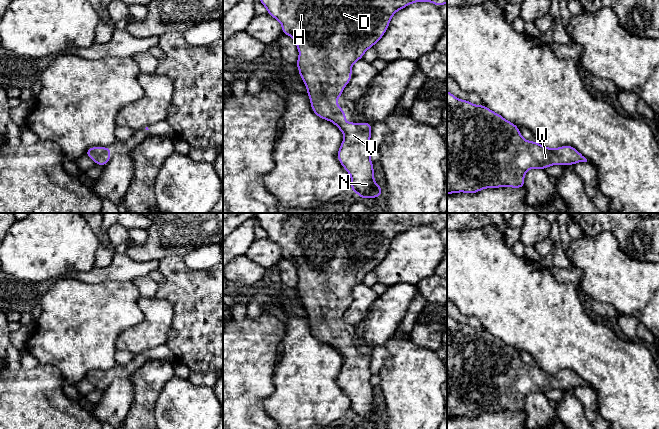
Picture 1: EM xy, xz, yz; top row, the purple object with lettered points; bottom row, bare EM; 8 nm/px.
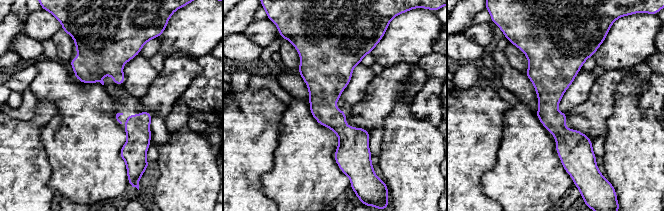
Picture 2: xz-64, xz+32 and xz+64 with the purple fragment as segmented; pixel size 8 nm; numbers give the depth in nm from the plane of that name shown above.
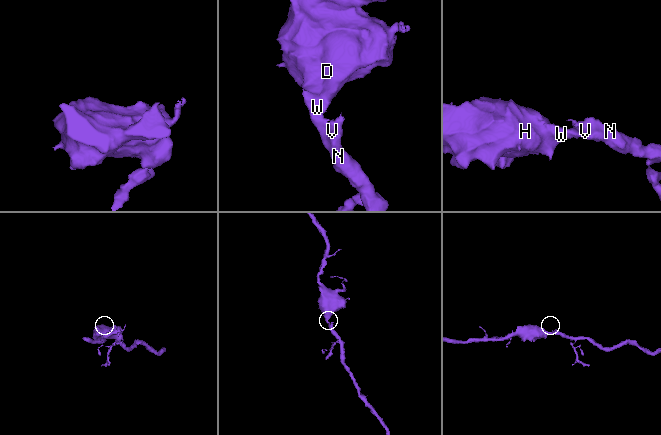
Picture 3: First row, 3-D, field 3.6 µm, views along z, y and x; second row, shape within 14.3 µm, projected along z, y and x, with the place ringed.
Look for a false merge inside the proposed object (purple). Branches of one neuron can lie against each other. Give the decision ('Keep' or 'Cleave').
Keep

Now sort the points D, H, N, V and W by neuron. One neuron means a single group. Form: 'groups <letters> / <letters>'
groups D H N V W

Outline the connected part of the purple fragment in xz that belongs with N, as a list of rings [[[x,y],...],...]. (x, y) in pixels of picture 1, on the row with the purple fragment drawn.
[[[260,0],[267,13],[282,25],[282,33],[295,40],[300,52],[296,65],[309,95],[312,111],[321,119],[331,121],[342,131],[344,139],[339,147],[337,158],[351,176],[351,191],[358,193],[360,199],[382,196],[382,187],[374,180],[373,162],[370,160],[370,138],[372,124],[368,122],[346,122],[345,111],[336,103],[345,86],[352,78],[351,67],[362,59],[364,53],[374,46],[385,34],[392,16],[415,2],[431,2],[437,6],[447,3],[447,0]]]

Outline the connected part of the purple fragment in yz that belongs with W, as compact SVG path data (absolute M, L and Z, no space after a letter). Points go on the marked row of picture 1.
M447 90L447 194L465 192L474 194L485 188L525 187L524 176L529 169L546 169L551 165L573 165L587 159L570 145L546 148L538 142L526 141L519 127L493 112L485 105L474 105L460 100Z

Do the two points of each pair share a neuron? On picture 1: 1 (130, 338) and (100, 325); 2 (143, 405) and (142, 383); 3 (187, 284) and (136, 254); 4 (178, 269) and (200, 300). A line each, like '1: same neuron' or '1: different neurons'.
1: different neurons
2: same neuron
3: different neurons
4: same neuron

